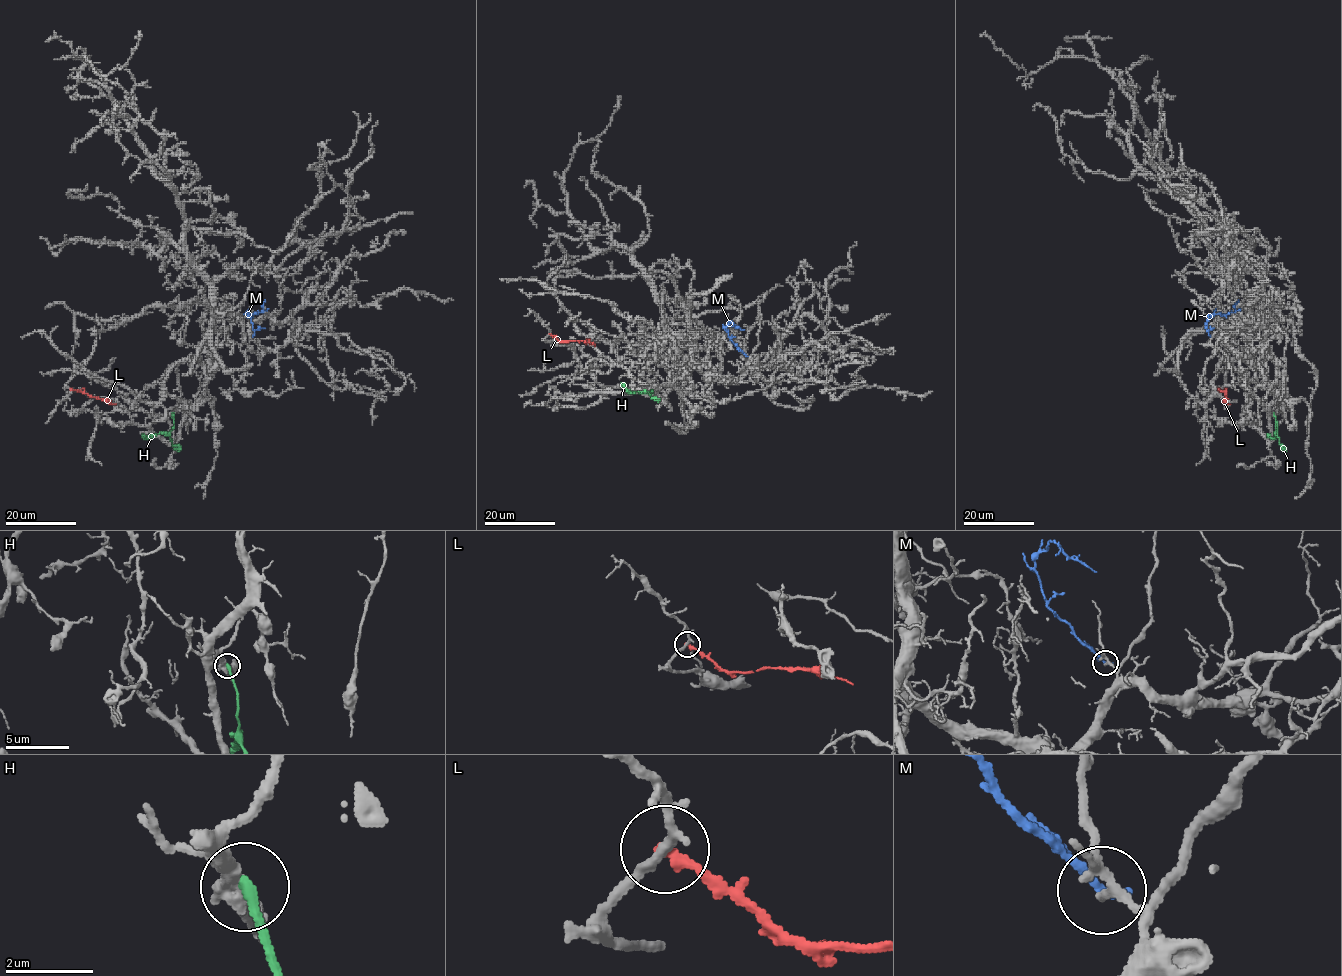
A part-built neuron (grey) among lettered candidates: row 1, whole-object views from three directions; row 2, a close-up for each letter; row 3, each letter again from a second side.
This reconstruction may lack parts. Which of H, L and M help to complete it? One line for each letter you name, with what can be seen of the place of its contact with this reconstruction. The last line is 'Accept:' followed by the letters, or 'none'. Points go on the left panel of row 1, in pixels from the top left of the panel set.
Accept: none

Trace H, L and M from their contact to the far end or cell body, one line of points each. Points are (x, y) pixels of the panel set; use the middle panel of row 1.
H: (651, 389), (653, 392), (648, 393), (628, 391), (622, 382)
L: (549, 334), (560, 341), (585, 340), (595, 345)
M: (746, 356), (730, 340), (727, 328), (732, 322), (743, 330)

